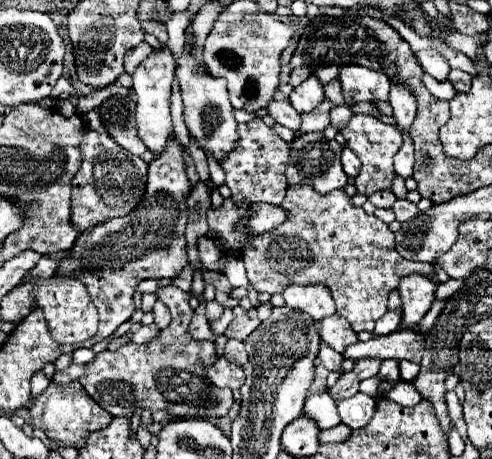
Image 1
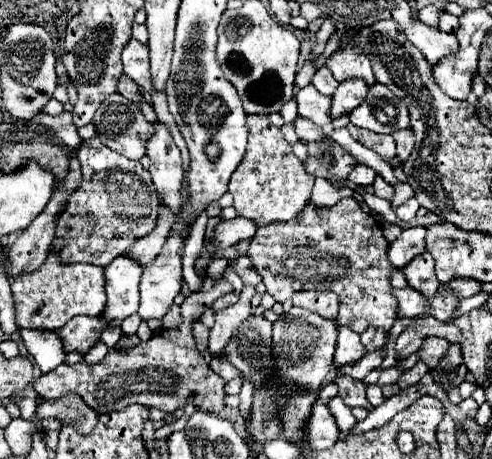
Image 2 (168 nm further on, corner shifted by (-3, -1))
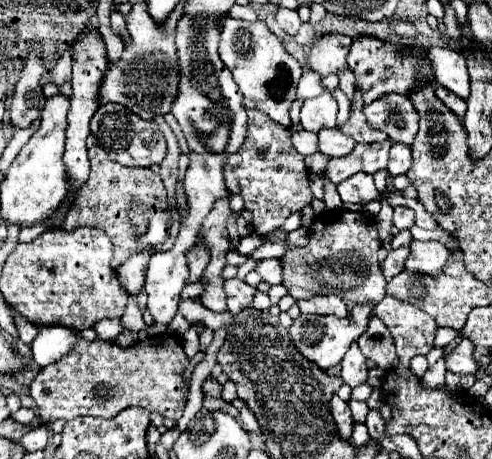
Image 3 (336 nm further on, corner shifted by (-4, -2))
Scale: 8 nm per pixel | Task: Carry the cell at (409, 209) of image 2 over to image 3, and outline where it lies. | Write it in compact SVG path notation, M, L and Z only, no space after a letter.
M396 206L394 208L394 224L398 230L402 228L412 228L414 226L414 214L408 210L408 206Z

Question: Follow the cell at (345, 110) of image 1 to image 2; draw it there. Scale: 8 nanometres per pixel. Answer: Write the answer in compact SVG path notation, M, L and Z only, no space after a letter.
M375 83L369 89L367 101L353 109L349 119L357 127L385 135L391 135L399 129L409 129L407 105L381 83Z

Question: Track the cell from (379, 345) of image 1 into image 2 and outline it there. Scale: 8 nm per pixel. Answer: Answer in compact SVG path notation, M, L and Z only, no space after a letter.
M429 337L425 339L423 347L419 349L421 361L425 361L431 369L437 367L437 363L441 361L441 357L447 353L449 349L449 341L447 339L439 339L439 337Z

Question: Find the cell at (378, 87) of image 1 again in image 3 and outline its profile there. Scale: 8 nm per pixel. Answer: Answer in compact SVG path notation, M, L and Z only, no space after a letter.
M328 34L312 46L312 50L308 54L308 64L320 76L338 74L346 66L350 46L352 46L350 36Z

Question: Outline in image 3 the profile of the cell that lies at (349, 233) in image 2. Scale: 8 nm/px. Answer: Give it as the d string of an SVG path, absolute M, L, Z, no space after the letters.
M328 210L320 214L310 228L310 242L306 246L290 248L282 258L284 286L296 300L312 298L318 294L334 294L344 300L348 312L352 306L376 306L386 296L386 278L378 264L378 250L382 240L376 224L364 212Z

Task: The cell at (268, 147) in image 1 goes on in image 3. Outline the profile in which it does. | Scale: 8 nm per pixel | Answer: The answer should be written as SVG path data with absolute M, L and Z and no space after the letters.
M248 110L248 134L242 144L242 148L228 158L228 164L232 166L234 176L240 184L240 196L244 198L244 208L252 214L252 228L256 234L268 234L274 228L280 228L288 216L302 210L306 204L312 202L312 190L308 180L308 168L304 166L302 154L298 154L292 146L288 128L280 126L278 122L272 122L266 118L266 114L258 110Z

